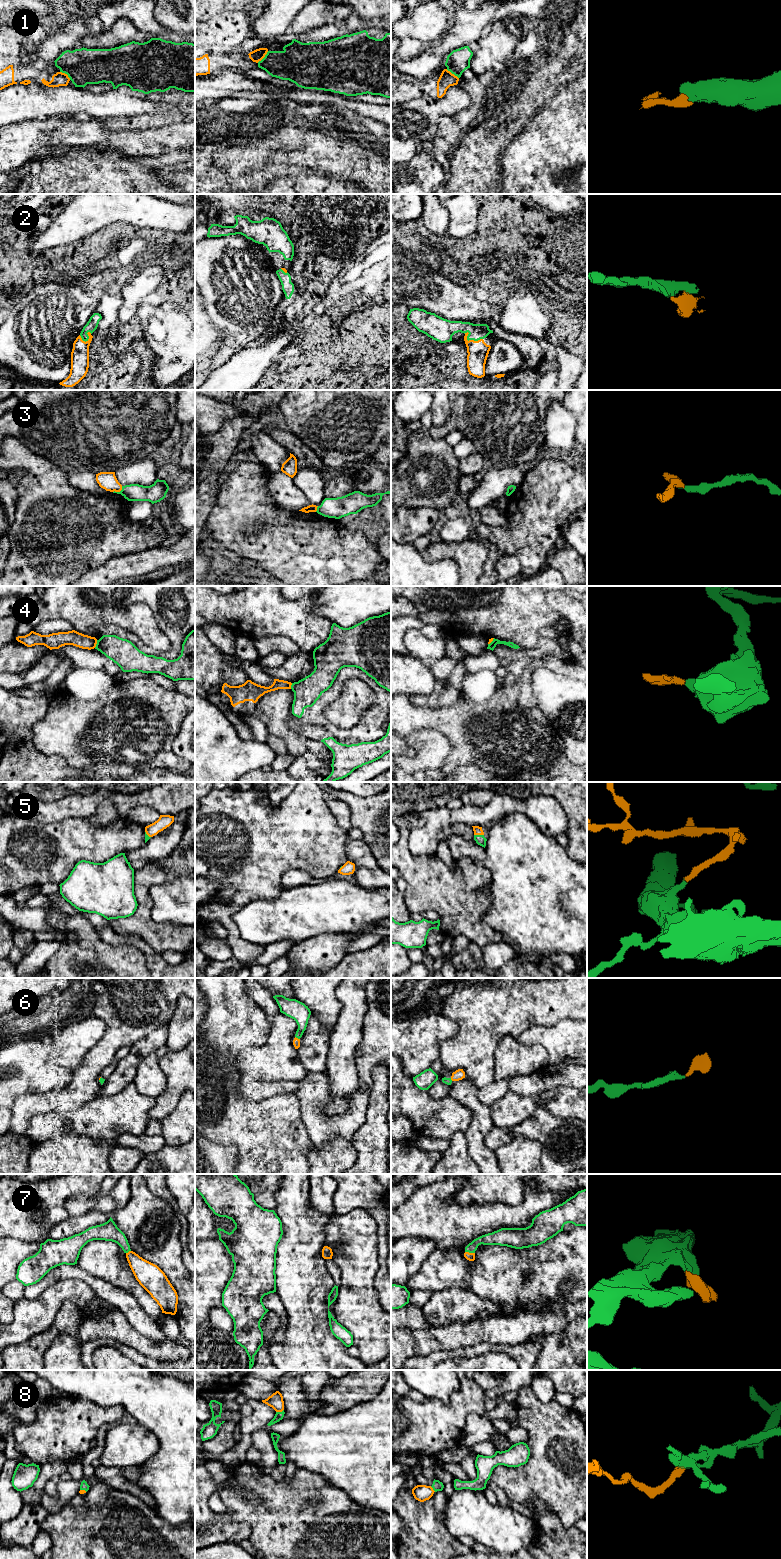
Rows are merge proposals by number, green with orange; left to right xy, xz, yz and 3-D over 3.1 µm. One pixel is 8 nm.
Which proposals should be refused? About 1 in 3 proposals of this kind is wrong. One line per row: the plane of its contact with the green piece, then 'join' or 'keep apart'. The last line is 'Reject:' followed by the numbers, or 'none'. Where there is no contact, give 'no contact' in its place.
1: contact in xz; join
2: contact in yz; join
3: contact in xy; join
4: contact in xy; keep apart
5: contact in yz; join
6: contact in xz; join
7: contact in yz; join
8: contact in xz; join
Reject: 4

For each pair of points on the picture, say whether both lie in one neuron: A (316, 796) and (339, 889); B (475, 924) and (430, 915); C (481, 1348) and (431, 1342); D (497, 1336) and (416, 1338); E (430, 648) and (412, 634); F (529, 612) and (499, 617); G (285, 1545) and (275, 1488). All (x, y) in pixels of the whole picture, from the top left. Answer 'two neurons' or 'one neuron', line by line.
A: two neurons
B: two neurons
C: two neurons
D: one neuron
E: one neuron
F: one neuron
G: one neuron

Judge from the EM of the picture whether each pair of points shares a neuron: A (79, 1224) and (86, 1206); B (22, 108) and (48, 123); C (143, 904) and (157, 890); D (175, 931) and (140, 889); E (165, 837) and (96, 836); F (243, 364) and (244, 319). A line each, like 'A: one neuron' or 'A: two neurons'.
A: two neurons
B: two neurons
C: two neurons
D: one neuron
E: two neurons
F: two neurons

